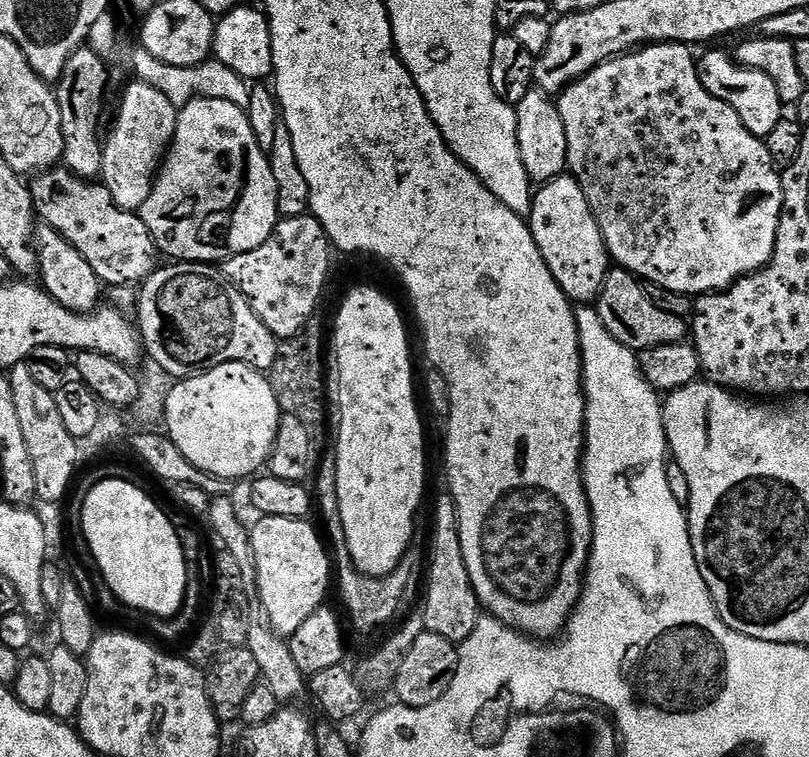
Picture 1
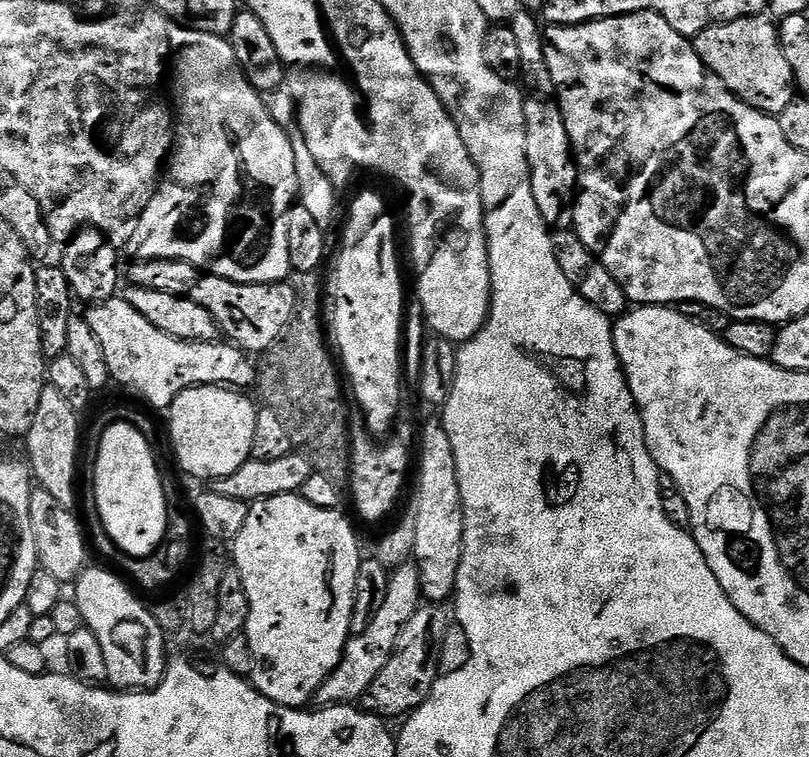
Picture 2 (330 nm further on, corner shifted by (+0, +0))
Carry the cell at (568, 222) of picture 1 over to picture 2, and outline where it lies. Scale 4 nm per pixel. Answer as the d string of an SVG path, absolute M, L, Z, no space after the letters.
M528 98L524 101L524 117L526 158L530 166L534 202L538 202L538 214L542 214L549 229L571 229L575 225L578 177L576 157L572 154L570 134L566 134L566 122L562 118L560 105L552 98Z

